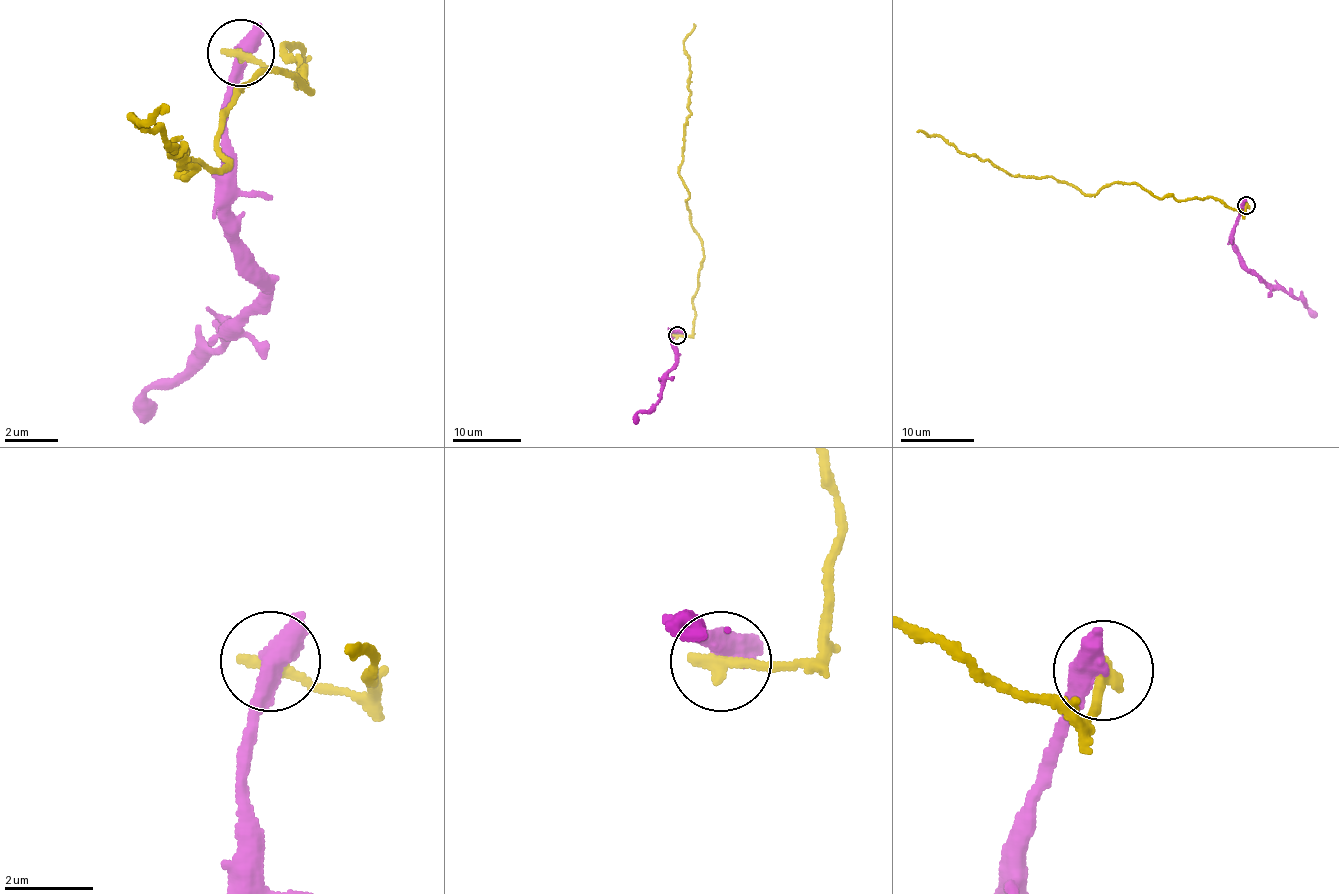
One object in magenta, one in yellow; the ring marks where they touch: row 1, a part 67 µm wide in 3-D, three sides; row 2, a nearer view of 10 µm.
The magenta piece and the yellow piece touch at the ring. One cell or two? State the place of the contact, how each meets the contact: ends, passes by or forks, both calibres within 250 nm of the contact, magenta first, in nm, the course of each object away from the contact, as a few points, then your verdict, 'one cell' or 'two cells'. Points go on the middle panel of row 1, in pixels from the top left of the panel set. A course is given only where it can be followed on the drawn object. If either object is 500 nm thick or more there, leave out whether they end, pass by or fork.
(677, 335) | magenta passes by | yellow ends | 440/360 nm | magenta via (677, 335), (672, 330), (670, 334), (676, 364), (666, 374), (662, 396), (647, 410), (636, 414), (635, 424) | yellow via (677, 335), (692, 332), (692, 296), (704, 253), (679, 174), (690, 114), (690, 68), (683, 46), (694, 23) | two cells

